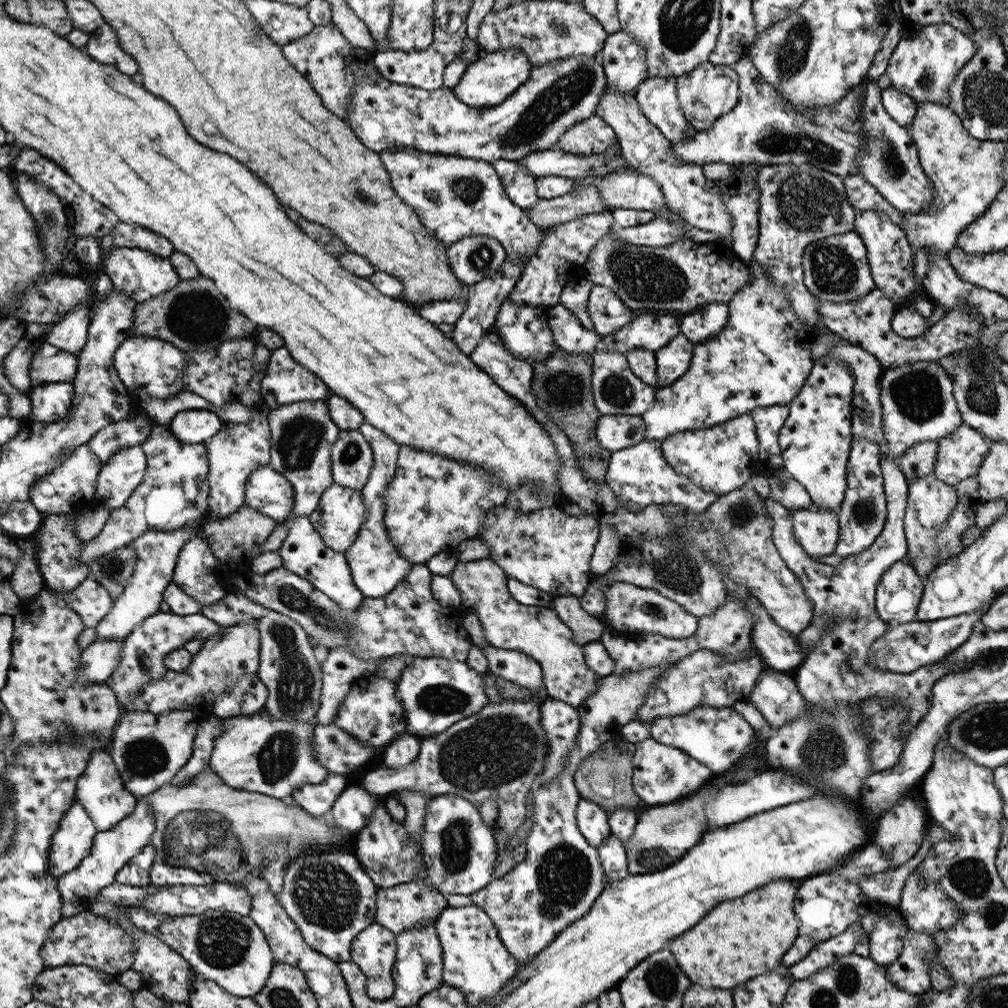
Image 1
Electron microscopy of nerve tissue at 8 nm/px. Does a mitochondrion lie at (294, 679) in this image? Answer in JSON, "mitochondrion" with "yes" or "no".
{"mitochondrion":"yes"}

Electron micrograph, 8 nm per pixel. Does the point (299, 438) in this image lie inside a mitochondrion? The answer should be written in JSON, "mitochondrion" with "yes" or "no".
{"mitochondrion":"yes"}

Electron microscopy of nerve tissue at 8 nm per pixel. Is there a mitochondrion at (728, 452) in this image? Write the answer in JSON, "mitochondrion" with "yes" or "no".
{"mitochondrion":"no"}

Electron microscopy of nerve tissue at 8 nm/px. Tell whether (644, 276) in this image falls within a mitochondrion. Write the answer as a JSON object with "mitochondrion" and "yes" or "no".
{"mitochondrion":"yes"}

